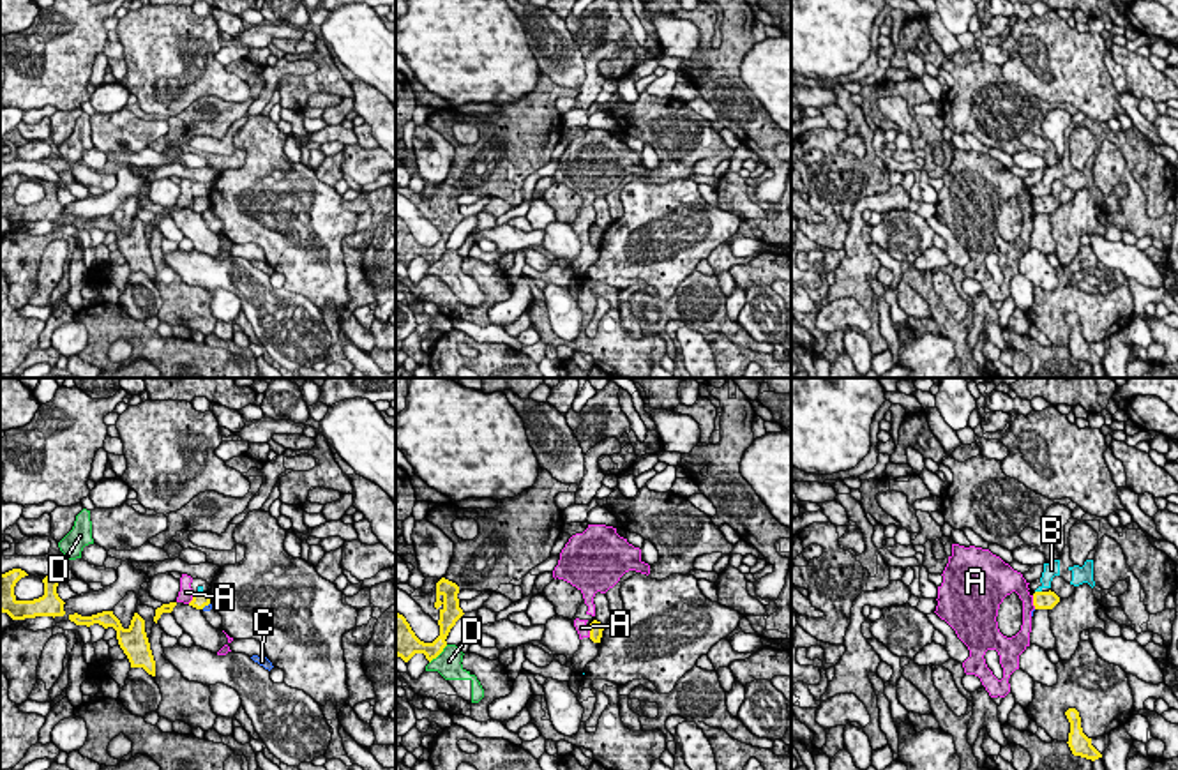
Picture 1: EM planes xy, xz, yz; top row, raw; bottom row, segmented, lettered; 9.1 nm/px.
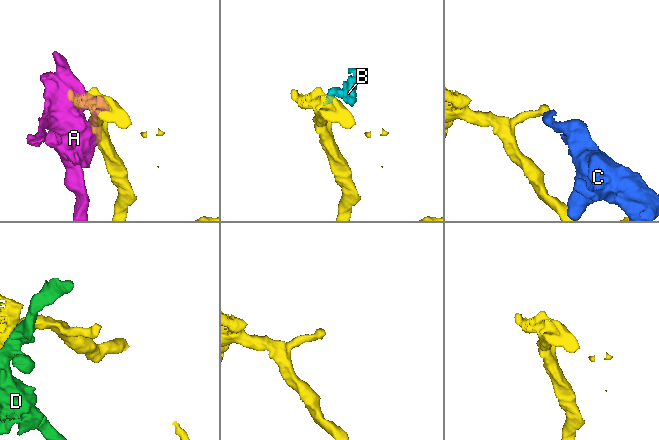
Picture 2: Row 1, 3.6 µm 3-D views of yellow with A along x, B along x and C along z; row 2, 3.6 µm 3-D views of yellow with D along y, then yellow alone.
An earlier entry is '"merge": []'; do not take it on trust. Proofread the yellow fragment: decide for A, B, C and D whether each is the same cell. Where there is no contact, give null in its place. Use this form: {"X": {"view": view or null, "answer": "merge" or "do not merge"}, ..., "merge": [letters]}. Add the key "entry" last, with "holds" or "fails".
{"A": {"view": "yz", "answer": "do not merge"}, "B": {"view": "yz", "answer": "do not merge"}, "C": {"view": "xy", "answer": "do not merge"}, "D": {"view": "xz", "answer": "do not merge"}, "merge": [], "entry": "holds"}

